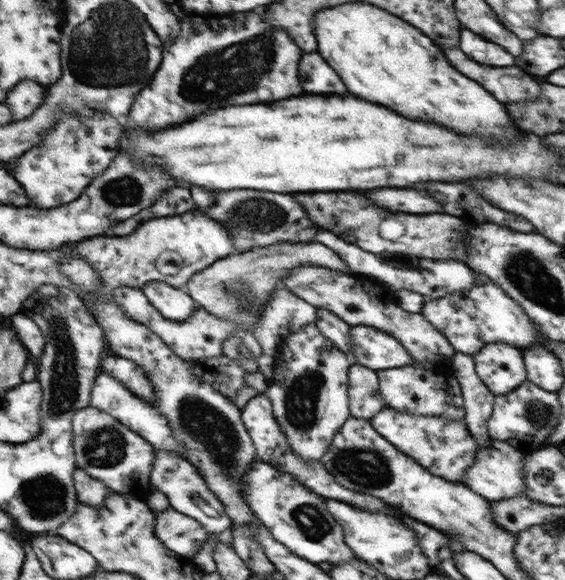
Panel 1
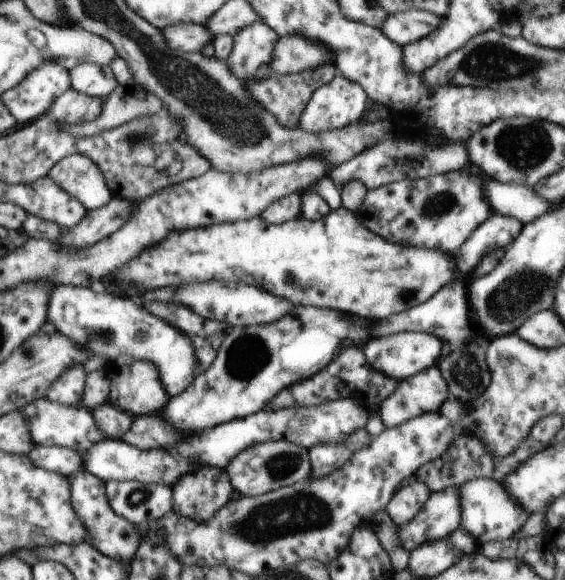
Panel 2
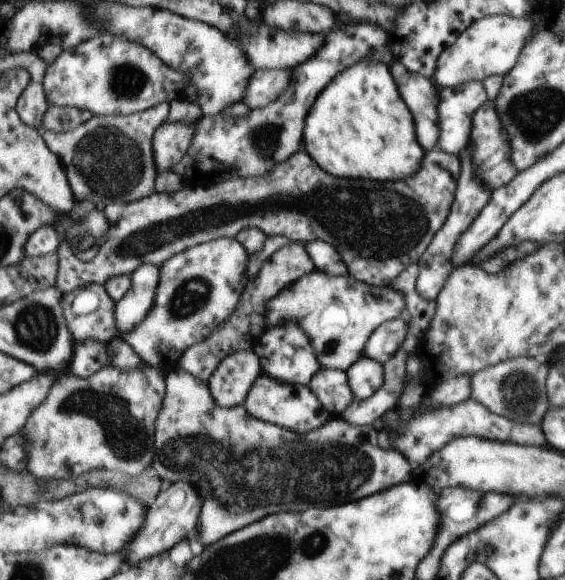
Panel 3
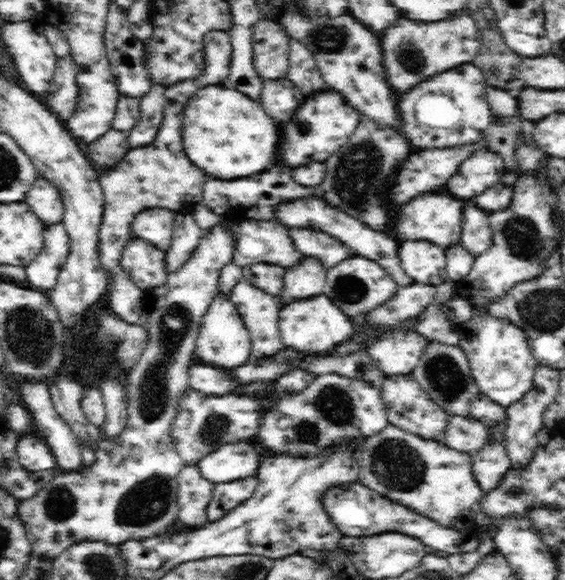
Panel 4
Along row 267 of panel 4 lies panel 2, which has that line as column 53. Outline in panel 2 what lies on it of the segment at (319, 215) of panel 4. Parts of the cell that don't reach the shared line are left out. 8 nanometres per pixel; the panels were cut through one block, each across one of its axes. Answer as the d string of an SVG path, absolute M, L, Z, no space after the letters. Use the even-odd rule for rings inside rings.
M73 366L67 374L53 382L52 389L49 390L48 399L51 402L58 402L63 406L78 406L84 404L85 386L87 386L88 374L85 366Z

